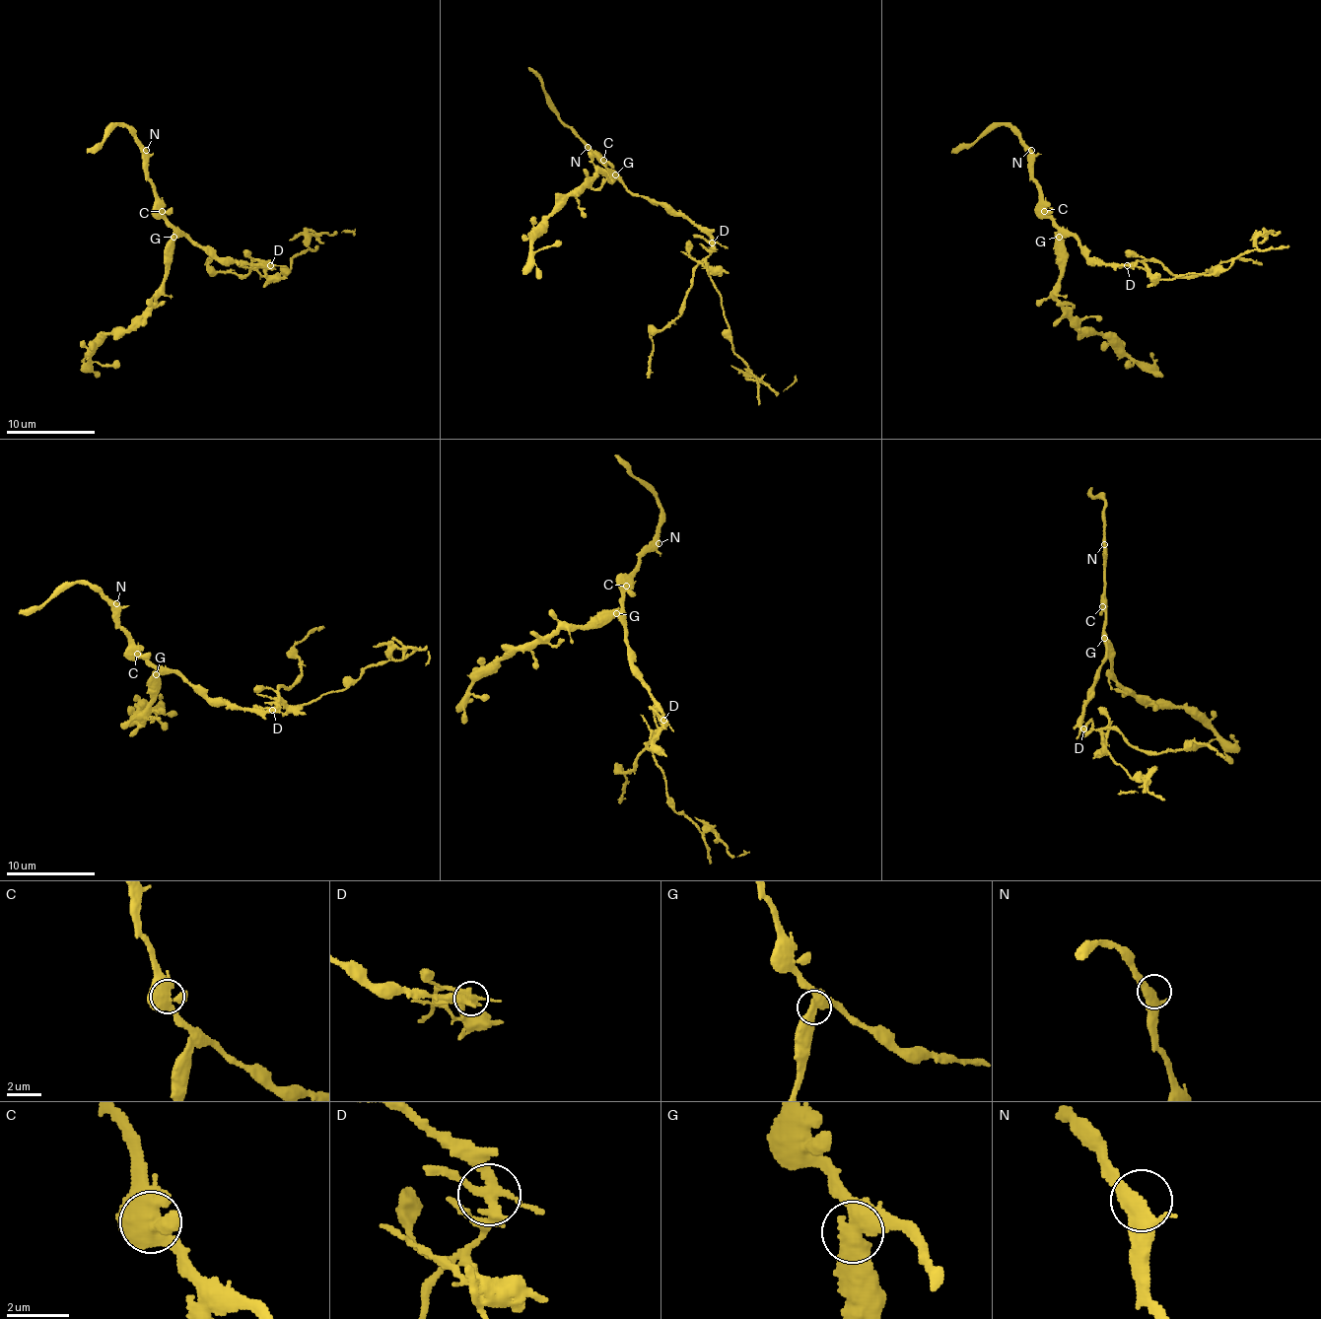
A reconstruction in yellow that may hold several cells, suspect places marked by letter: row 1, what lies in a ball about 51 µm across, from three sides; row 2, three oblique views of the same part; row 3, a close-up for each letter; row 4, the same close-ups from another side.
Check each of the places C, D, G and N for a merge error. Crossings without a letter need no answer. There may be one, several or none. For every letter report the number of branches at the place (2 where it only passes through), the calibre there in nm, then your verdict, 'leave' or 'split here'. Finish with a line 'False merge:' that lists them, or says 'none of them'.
C: 4 branches meet; 550 nm thick; leave
D: 4 branches meet; 280 nm thick; split here
G: 4 branches meet; 480 nm thick; split here
N: 3 branches meet; 340 nm thick; leave
False merge: D, G

